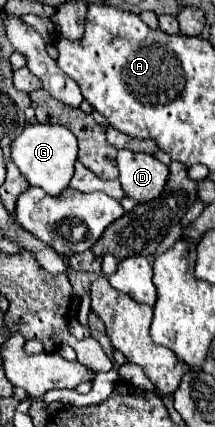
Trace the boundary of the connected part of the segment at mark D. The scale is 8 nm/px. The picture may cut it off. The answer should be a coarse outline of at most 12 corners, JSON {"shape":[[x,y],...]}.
{"shape":[[120,150],[120,184],[136,202],[154,200],[168,166]]}

